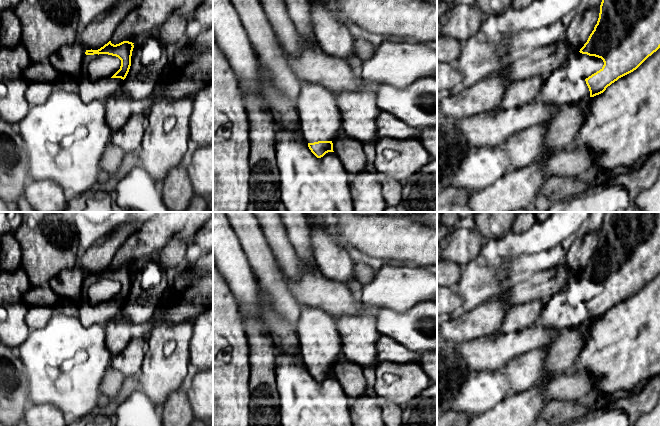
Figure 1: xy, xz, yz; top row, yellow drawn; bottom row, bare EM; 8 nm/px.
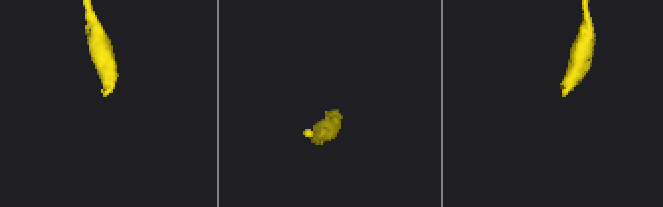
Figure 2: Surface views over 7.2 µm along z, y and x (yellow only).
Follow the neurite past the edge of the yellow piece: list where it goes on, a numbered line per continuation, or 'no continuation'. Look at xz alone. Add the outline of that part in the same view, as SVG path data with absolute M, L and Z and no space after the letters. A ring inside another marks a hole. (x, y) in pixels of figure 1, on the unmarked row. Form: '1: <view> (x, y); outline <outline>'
1: xz (319, 342); outline M301 306L296 326L301 360L305 366L333 365L341 357L342 343L335 317L321 309Z

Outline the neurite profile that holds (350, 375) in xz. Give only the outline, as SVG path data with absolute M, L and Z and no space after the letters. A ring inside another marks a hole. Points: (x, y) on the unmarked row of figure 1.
M342 356L332 367L334 377L339 381L350 400L357 399L364 394L368 385L362 366Z

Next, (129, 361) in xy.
M133 337L123 351L112 357L110 367L122 373L127 380L136 380L140 373L147 340L141 337Z

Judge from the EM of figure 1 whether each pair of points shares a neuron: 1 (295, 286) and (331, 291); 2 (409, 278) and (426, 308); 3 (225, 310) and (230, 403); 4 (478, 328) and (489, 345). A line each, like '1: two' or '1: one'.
1: one
2: two
3: one
4: two

